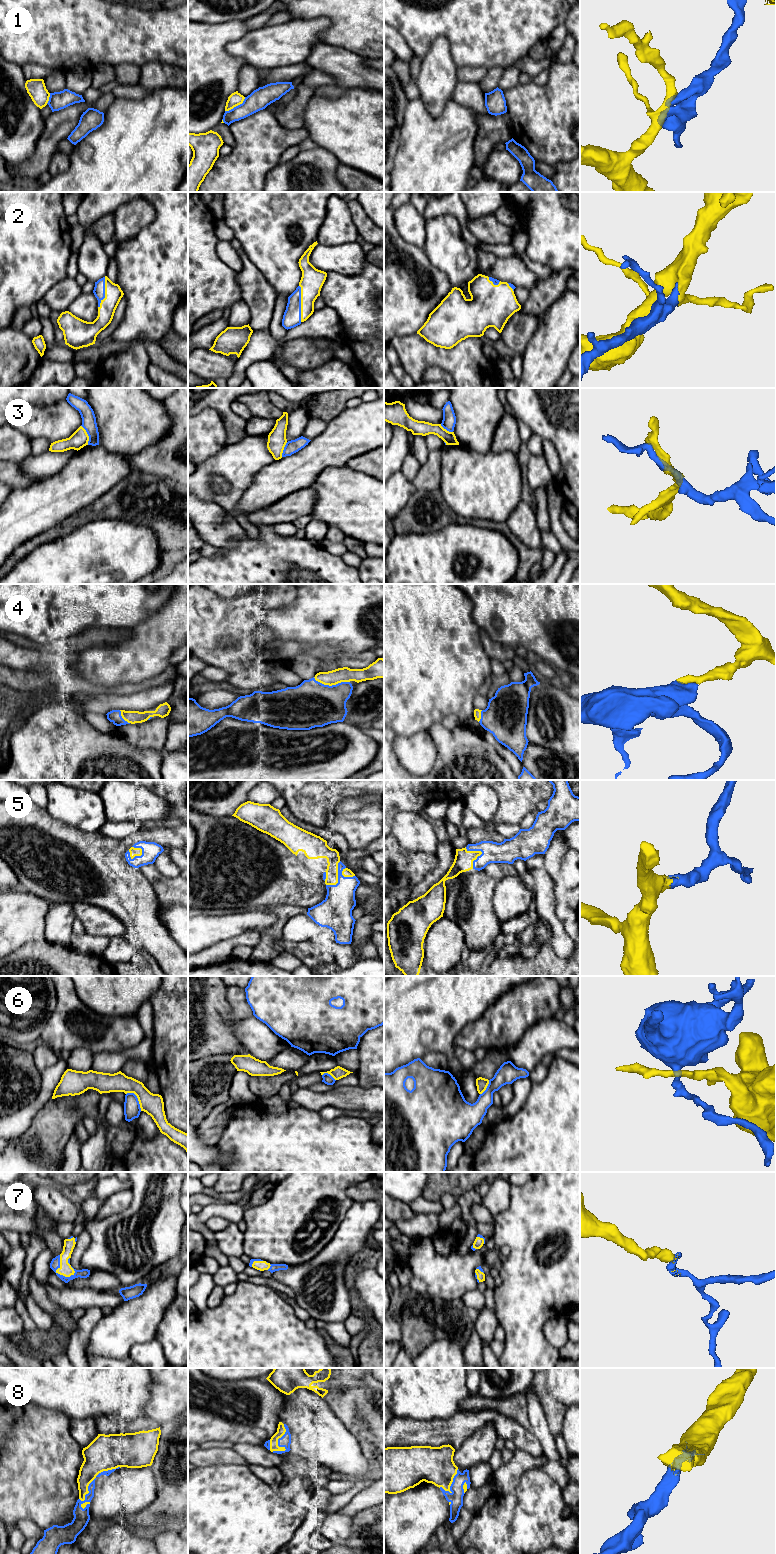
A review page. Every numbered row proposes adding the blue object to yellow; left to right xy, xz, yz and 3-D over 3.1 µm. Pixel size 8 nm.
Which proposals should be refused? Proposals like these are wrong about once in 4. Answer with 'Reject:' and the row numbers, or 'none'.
Reject: 1, 3, 6

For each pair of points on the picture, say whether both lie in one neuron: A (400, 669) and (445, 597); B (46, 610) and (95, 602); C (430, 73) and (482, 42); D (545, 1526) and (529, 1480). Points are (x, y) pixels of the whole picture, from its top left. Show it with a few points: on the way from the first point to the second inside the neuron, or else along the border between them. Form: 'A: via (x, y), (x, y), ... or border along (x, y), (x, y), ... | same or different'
A: via (400, 651), (400, 642), (427, 615) | same
B: via (58, 602), (83, 602) | same
C: border along (446, 37), (452, 60), (458, 66) | different
D: via (539, 1515), (539, 1497), (536, 1491) | same

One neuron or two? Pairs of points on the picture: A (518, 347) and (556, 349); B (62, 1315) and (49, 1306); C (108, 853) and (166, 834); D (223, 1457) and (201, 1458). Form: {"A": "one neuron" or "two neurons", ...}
{"A": "two neurons", "B": "one neuron", "C": "one neuron", "D": "one neuron"}

